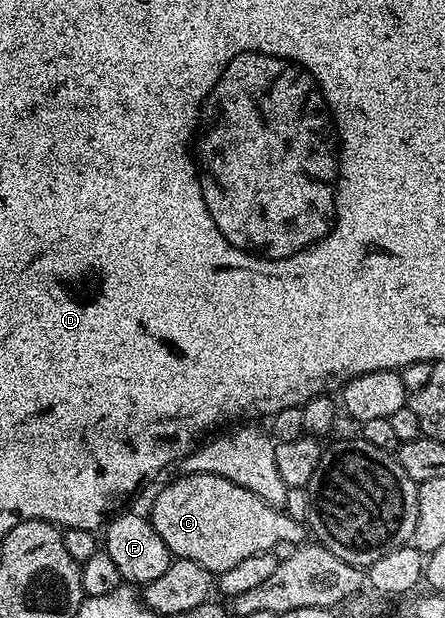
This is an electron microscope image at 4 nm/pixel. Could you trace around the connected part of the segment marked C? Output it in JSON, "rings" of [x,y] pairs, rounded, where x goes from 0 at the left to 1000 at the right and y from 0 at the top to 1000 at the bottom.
{"rings":[[[483,767],[400,770],[348,803],[333,837],[391,903],[440,906],[483,932],[539,913],[539,906],[557,906],[557,900],[613,892],[629,874],[681,875],[681,846],[649,838],[640,824],[604,819],[557,790]]]}

